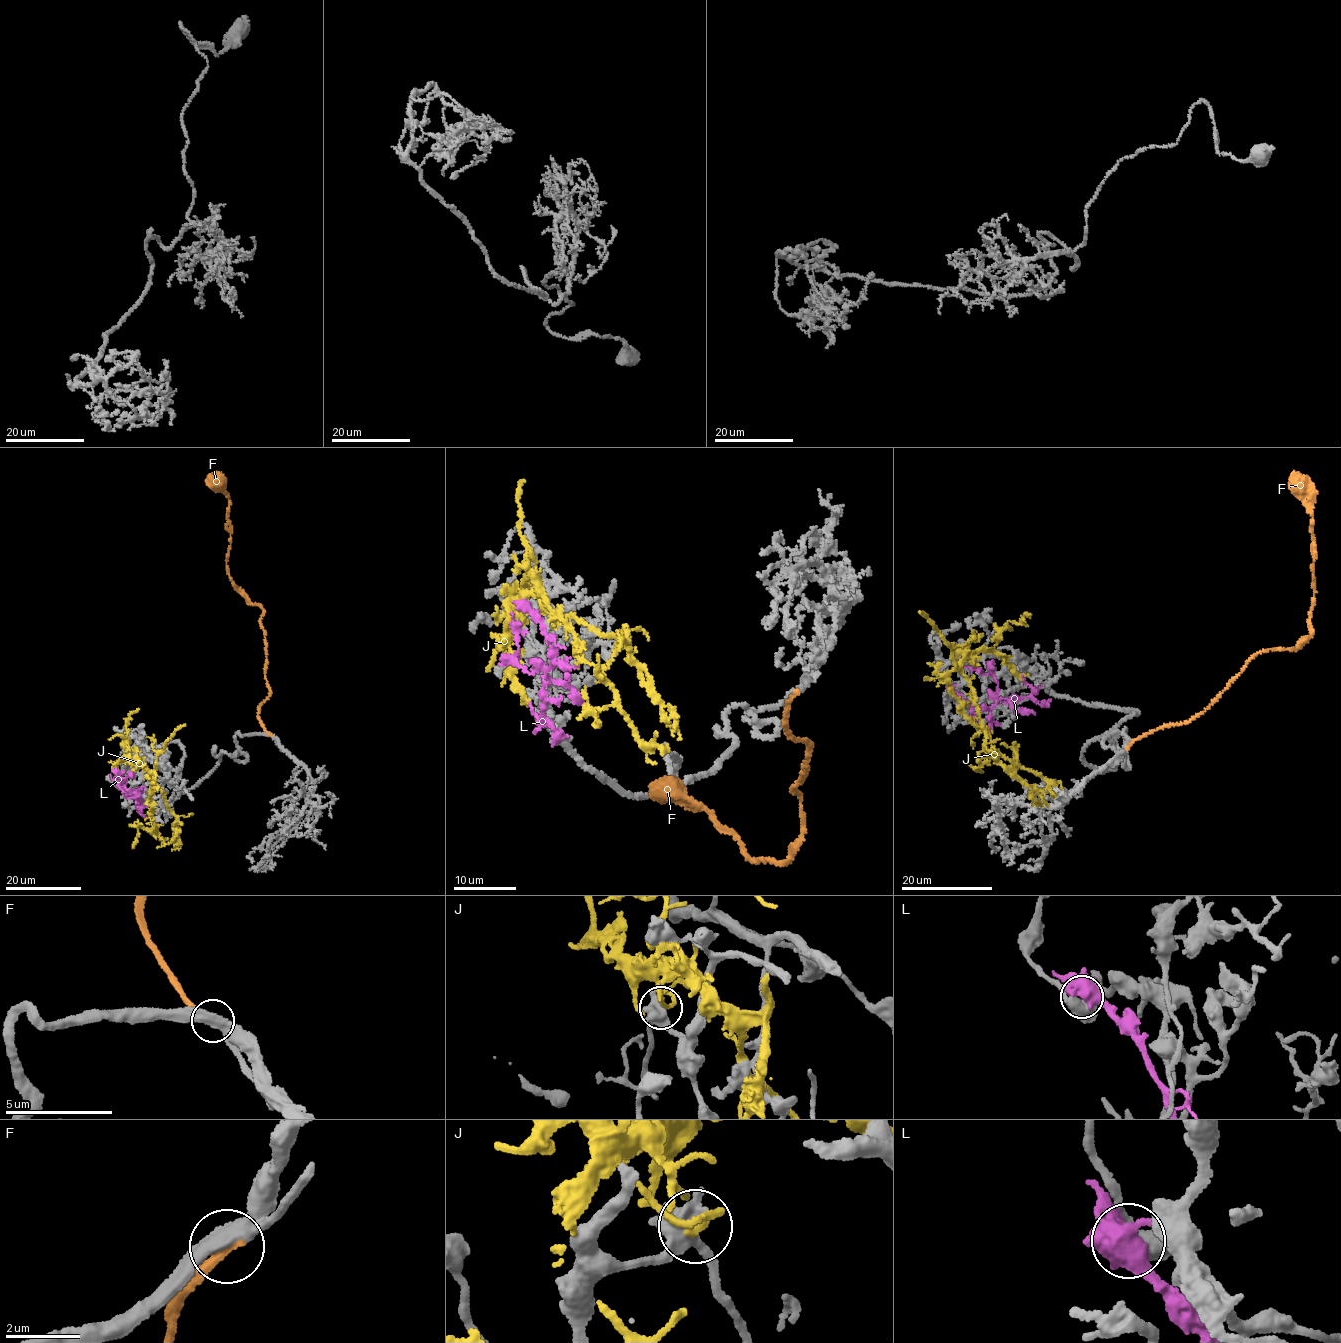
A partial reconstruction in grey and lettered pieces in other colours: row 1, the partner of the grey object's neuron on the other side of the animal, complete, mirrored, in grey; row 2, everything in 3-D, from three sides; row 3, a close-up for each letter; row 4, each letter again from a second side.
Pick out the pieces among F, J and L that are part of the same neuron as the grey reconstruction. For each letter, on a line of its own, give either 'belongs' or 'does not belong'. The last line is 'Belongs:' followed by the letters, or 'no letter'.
F: belongs
J: does not belong
L: does not belong
Belongs: F

